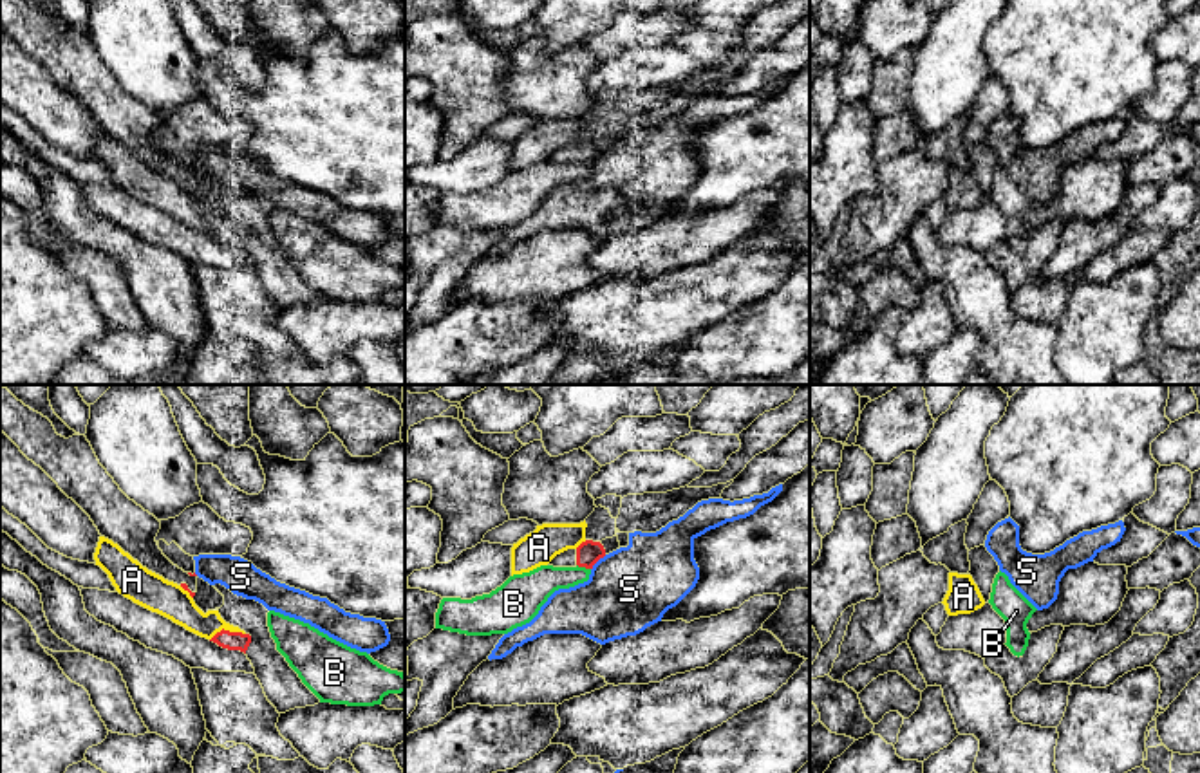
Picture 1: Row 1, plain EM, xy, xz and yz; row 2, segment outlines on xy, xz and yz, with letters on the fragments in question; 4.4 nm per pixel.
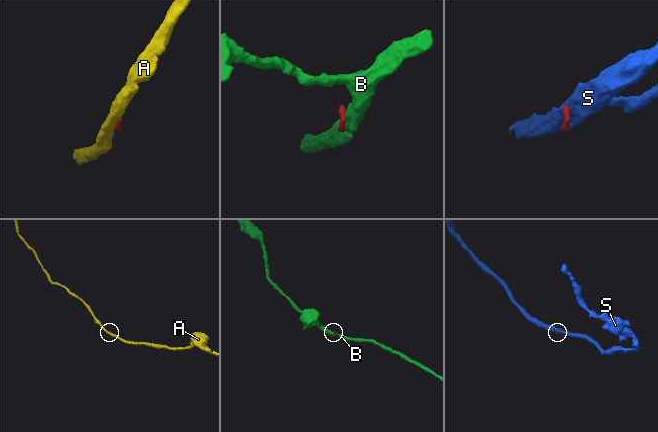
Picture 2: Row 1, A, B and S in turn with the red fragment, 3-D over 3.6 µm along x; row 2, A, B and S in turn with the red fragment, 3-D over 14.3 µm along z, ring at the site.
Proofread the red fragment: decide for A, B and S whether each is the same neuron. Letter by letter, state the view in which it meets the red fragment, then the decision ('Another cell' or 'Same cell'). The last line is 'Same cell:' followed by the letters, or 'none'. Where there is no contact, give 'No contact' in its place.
A: Touches red in xy. Another cell
B: Touches red in xz. Another cell
S: Touches red in xz. Another cell
Same cell: none

